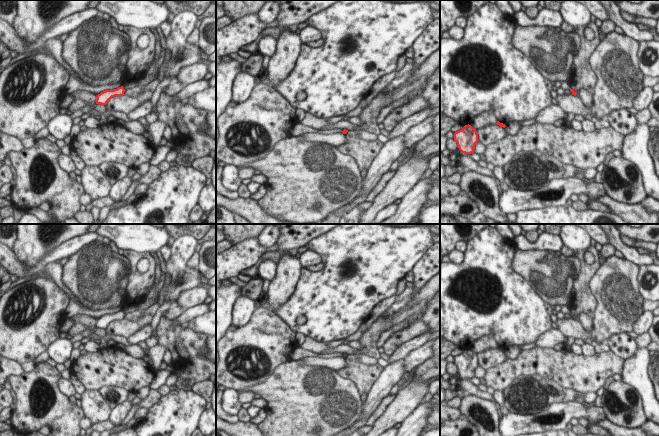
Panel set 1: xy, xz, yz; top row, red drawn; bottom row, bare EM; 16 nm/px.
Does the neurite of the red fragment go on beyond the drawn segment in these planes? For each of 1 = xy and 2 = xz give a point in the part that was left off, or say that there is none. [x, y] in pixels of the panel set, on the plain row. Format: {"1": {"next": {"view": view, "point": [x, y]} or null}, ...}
{"1": {"next": null}, "2": {"next": null}}

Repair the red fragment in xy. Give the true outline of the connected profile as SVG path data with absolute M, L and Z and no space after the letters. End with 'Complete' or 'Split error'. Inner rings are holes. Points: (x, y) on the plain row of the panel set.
M123 310L118 311L114 314L105 314L97 319L97 323L95 324L96 328L106 329L107 326L115 320L123 320L125 313Z. Complete.

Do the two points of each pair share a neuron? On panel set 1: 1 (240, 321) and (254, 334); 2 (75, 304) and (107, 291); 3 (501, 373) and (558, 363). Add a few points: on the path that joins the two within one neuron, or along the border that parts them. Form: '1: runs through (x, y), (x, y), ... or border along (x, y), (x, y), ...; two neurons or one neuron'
1: border along (257, 309), (246, 324), (239, 327), (233, 325); two neurons
2: border along (65, 284), (87, 308); two neurons
3: runs through (515, 367), (533, 361), (544, 362); one neuron

